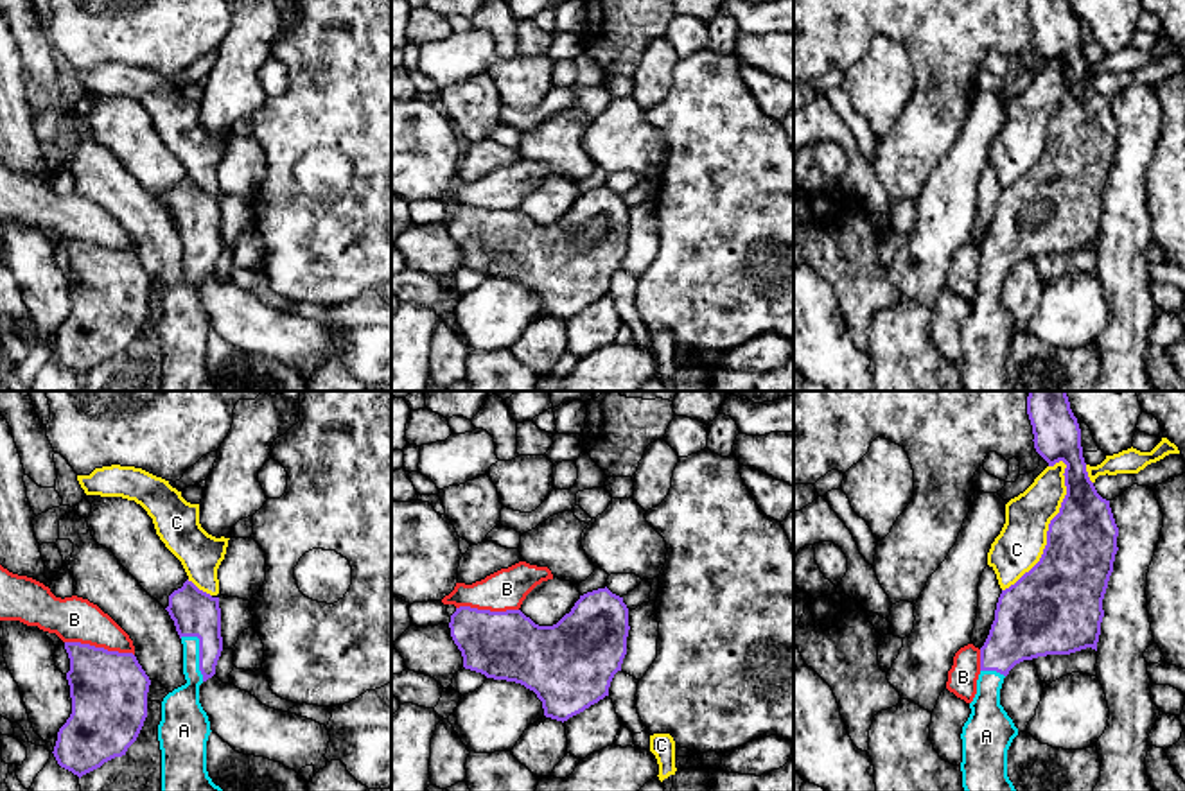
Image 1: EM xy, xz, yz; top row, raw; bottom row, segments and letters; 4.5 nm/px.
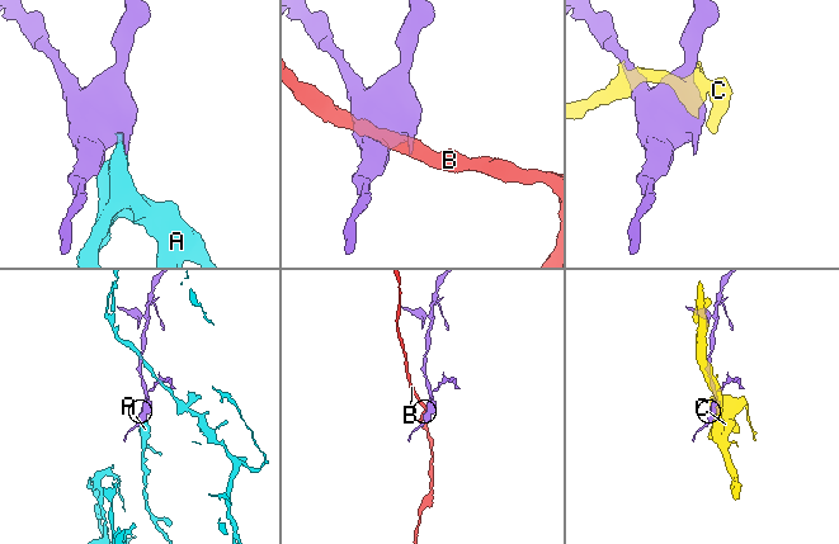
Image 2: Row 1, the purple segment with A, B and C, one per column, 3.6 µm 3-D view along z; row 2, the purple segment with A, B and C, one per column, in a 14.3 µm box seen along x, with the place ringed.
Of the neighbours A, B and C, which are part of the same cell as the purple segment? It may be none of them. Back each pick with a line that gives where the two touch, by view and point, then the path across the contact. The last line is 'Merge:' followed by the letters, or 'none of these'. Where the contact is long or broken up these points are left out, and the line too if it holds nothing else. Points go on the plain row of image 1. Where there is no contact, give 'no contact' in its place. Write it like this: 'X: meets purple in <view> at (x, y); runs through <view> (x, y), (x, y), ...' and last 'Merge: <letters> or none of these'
A: meets purple in xy at (200, 250); runs through xy (194, 210), (200, 226), (200, 250), (193, 286), (182, 302)
Merge: A

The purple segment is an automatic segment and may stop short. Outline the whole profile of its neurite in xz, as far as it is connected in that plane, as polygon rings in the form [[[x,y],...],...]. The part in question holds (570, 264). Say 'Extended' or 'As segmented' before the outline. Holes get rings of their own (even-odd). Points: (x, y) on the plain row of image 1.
As segmented. [[[607,185],[580,194],[553,224],[539,224],[521,208],[460,204],[451,213],[449,226],[465,267],[524,283],[542,300],[544,314],[562,321],[609,294],[610,280],[627,253],[630,228],[623,196]]]

